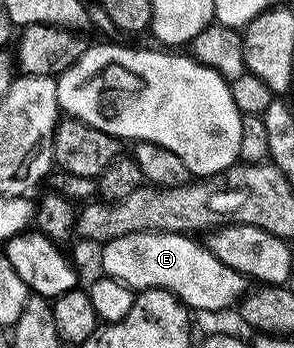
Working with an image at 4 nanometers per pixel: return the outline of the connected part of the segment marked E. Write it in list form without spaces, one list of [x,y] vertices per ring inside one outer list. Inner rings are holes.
[[[133,232],[129,235],[117,236],[113,240],[102,243],[99,262],[103,265],[102,273],[130,286],[132,290],[152,290],[161,288],[173,292],[179,301],[192,311],[223,310],[226,306],[234,307],[249,289],[248,279],[241,272],[221,264],[213,252],[209,252],[202,241],[189,234],[162,234],[161,232]]]

